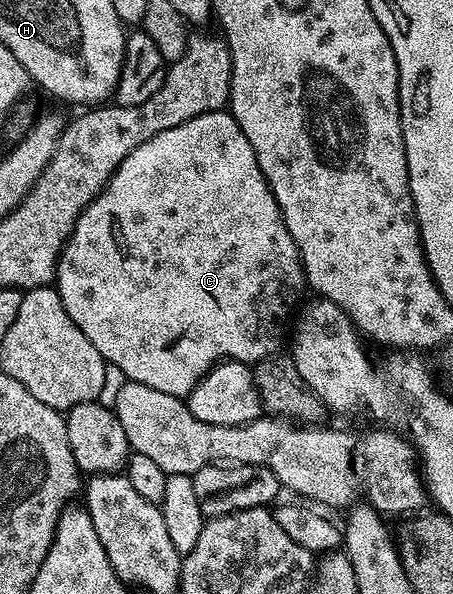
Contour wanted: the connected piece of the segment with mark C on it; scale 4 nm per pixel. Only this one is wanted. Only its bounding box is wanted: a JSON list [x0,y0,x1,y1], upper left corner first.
[55,109,307,397]

